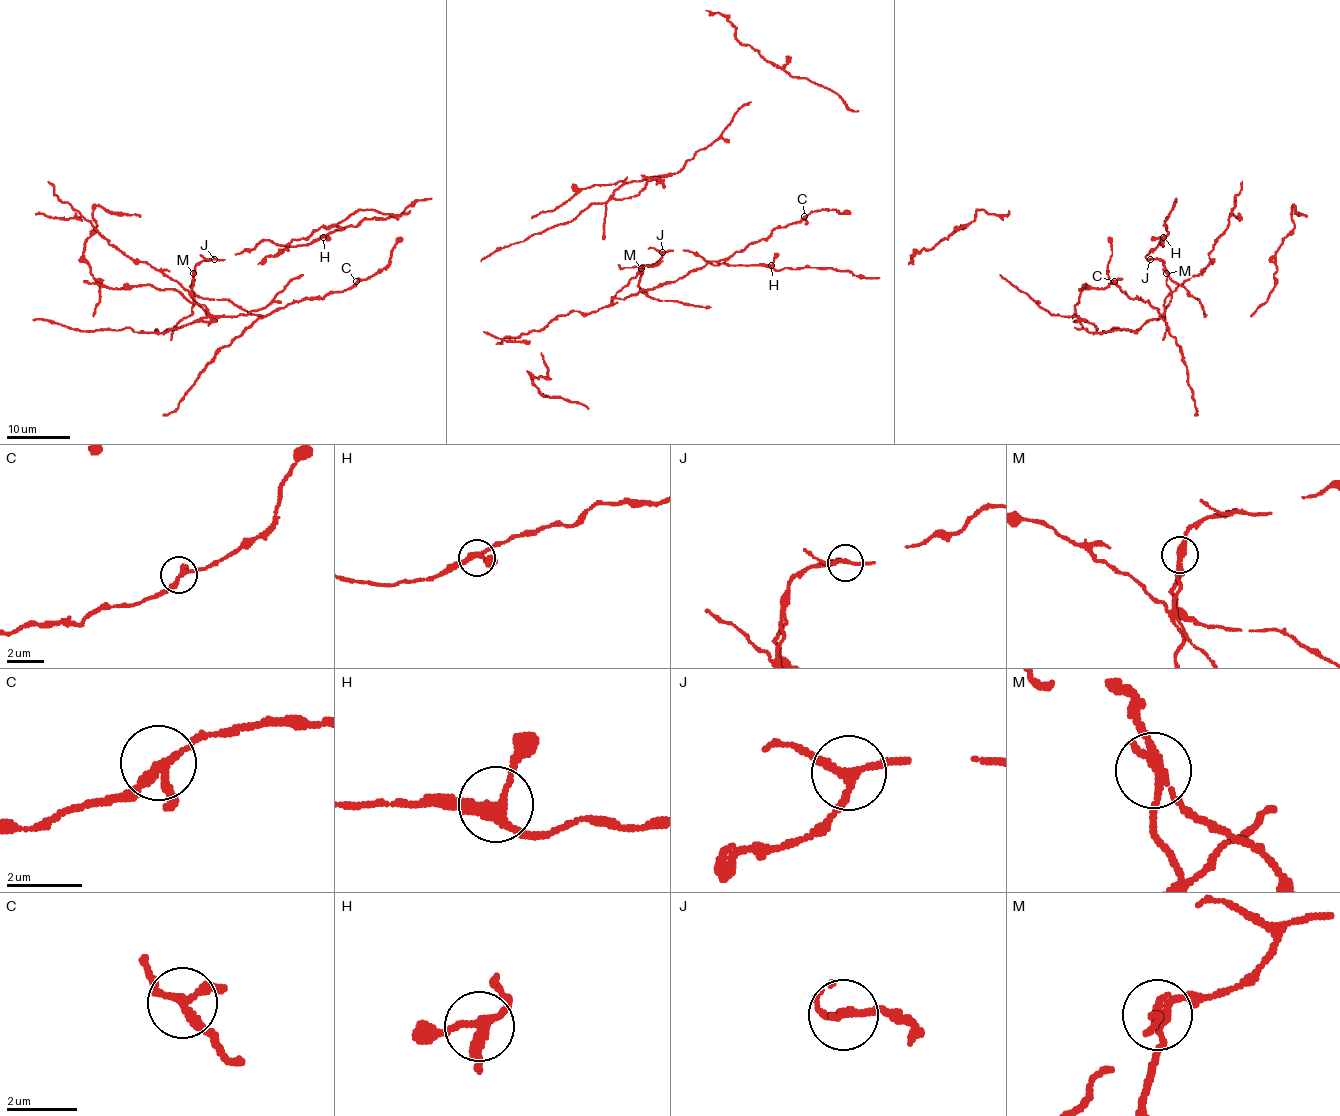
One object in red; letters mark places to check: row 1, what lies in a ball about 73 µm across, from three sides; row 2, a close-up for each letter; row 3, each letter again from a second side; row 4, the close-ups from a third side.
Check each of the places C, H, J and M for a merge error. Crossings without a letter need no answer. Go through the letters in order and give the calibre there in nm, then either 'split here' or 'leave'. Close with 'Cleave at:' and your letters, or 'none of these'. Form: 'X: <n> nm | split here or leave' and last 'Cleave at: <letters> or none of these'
C: 220 nm | leave
H: 260 nm | leave
J: 190 nm | leave
M: 220 nm | split here
Cleave at: M

